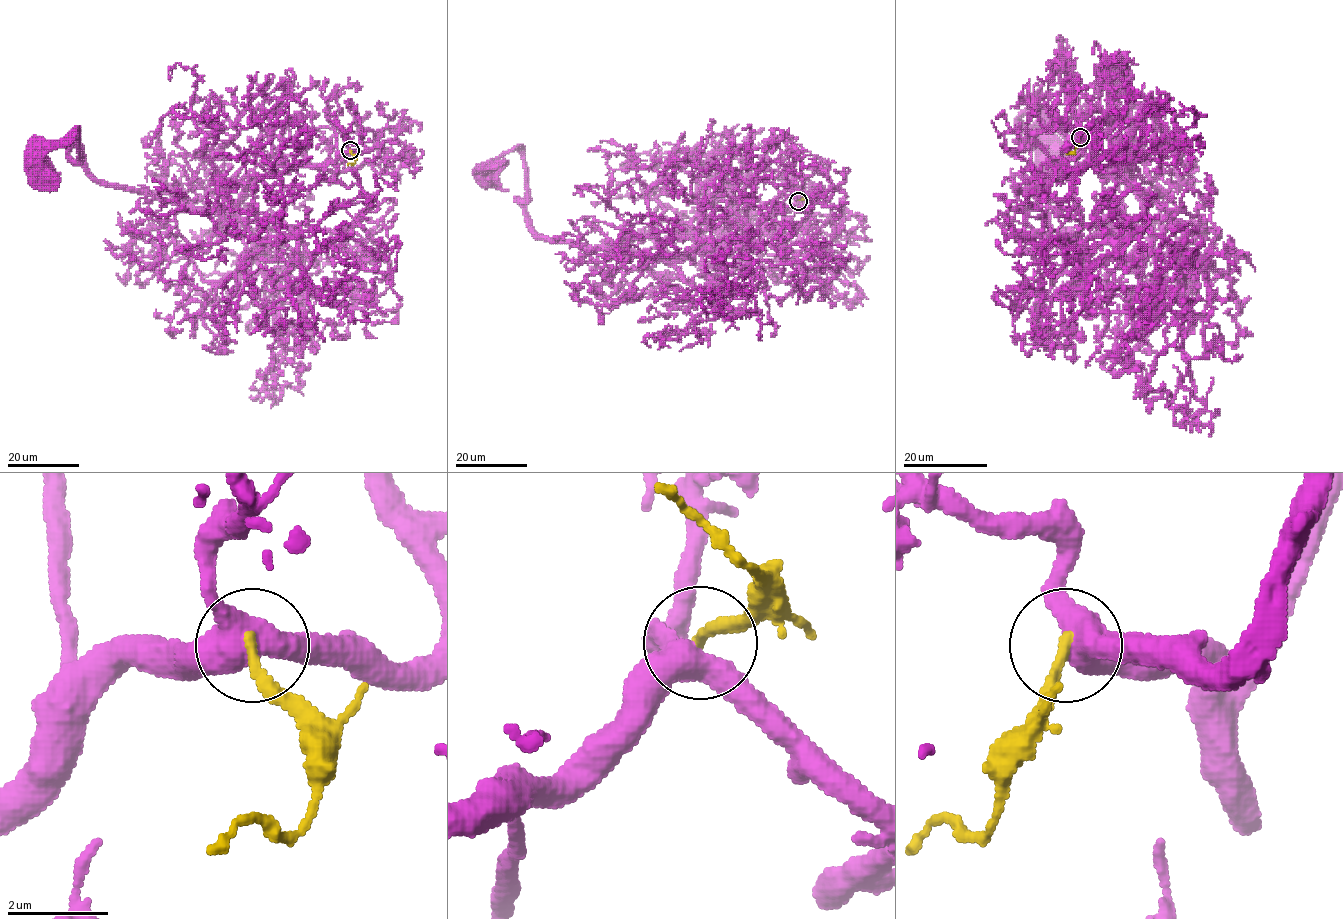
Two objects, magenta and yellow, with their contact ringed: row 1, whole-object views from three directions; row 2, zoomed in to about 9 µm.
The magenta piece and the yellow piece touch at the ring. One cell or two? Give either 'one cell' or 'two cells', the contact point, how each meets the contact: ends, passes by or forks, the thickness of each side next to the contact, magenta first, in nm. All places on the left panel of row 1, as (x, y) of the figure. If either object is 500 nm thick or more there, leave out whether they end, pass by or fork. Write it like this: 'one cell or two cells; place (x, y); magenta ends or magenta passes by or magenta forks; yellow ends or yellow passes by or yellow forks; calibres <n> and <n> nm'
two cells; place (350, 150); magenta forks; yellow ends; calibres 460 and 200 nm

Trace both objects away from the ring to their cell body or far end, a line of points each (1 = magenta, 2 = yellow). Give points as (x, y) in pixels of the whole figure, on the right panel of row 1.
1: (1081, 137), (1127, 155), (1148, 201), (1101, 135), (1076, 147), (1025, 113), (1049, 145)
2: (1081, 137), (1075, 150), (1067, 154)

